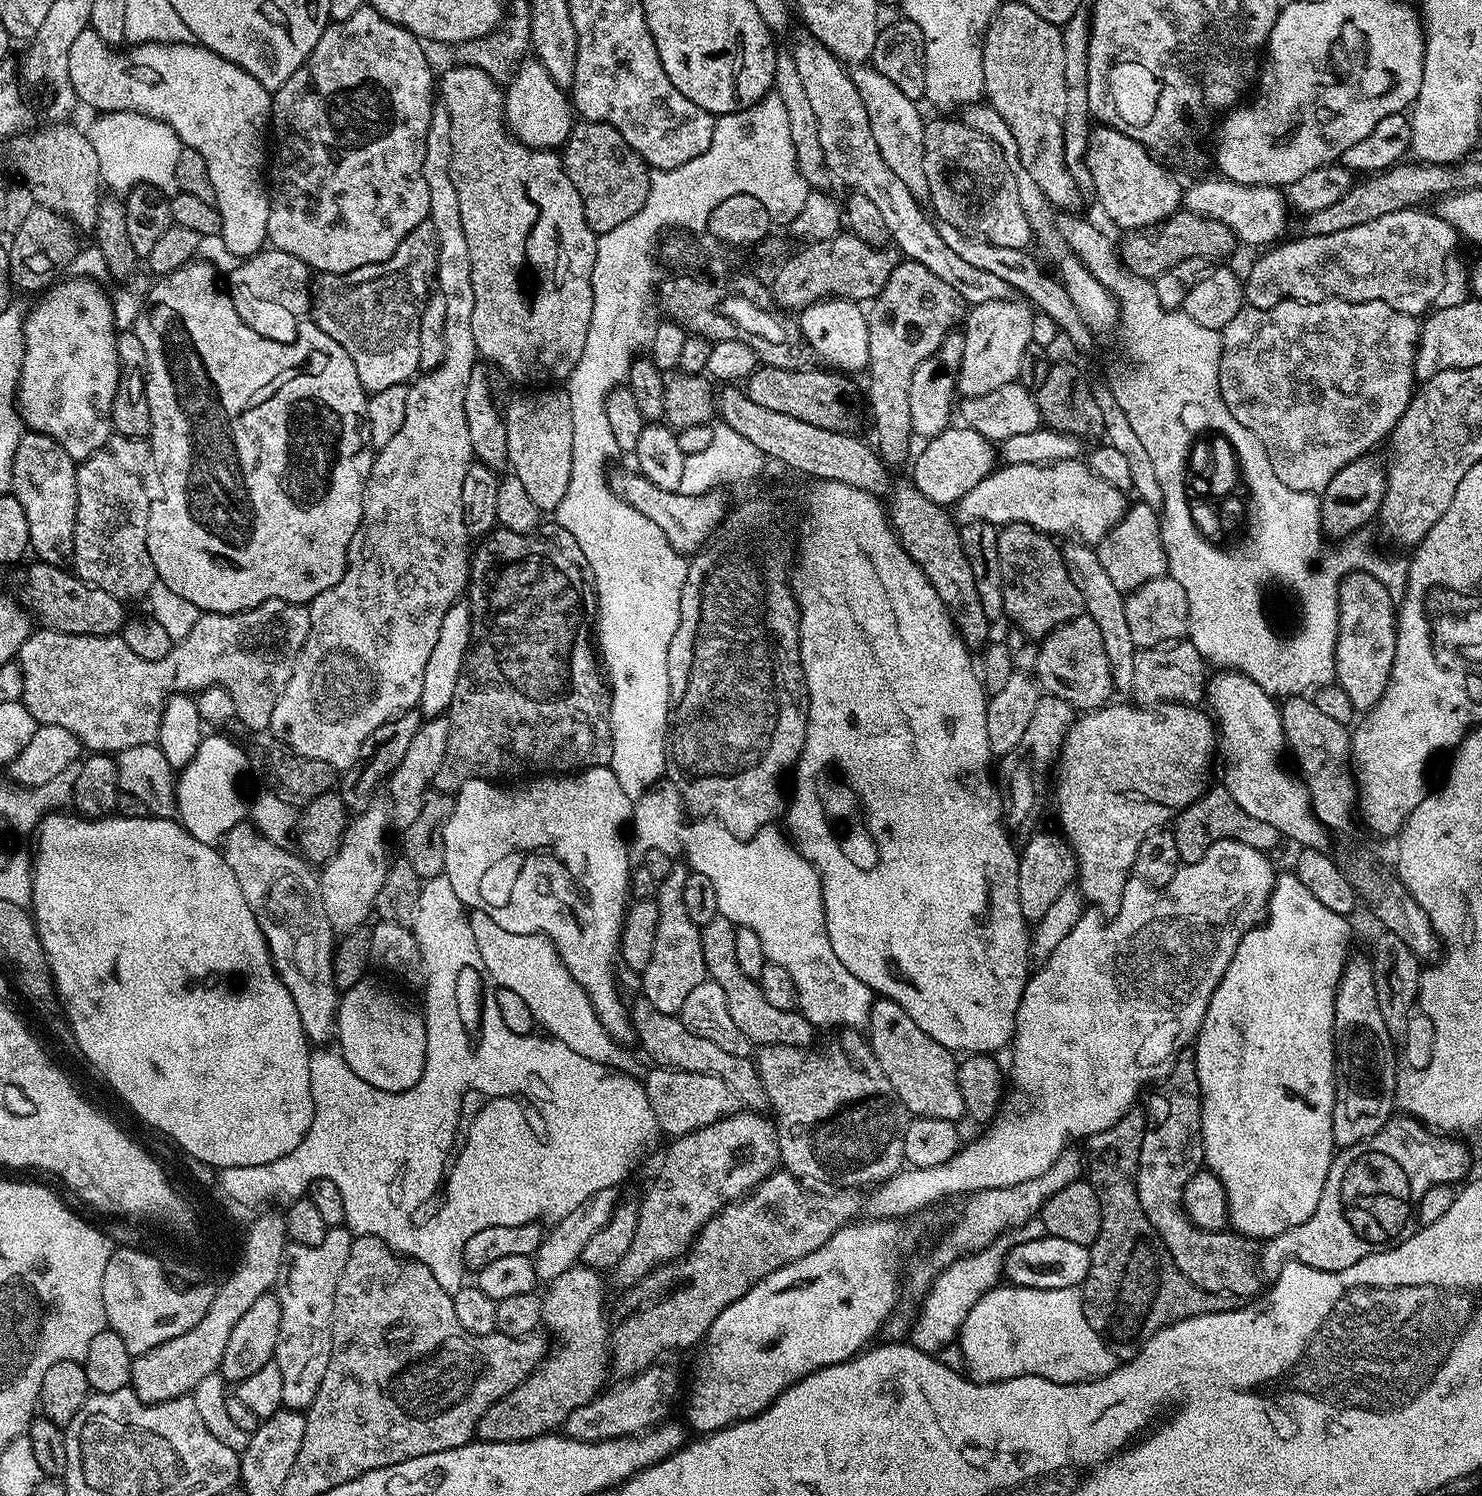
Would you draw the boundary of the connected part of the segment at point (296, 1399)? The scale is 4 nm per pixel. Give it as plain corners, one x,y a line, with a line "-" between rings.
341,1226
329,1228
319,1246
307,1248
301,1244
292,1244
284,1250
284,1267
280,1270
280,1278
274,1289
282,1310
274,1359
278,1370
282,1370
285,1408
311,1408
322,1386
322,1378
326,1378
326,1366
330,1366
332,1353
332,1315
336,1291
342,1270
346,1270
346,1258
350,1258
353,1239
347,1227

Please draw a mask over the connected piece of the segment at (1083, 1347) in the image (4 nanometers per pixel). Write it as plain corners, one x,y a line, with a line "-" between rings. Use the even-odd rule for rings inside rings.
996,1286
984,1293
966,1314
959,1328
958,1345
964,1359
963,1371
976,1384
993,1384
1023,1376
1037,1376
1059,1384
1094,1382
1106,1378
1106,1374
1118,1367
1117,1353
1096,1333
1094,1326
1090,1326
1084,1313
1083,1295
1075,1288
1038,1290

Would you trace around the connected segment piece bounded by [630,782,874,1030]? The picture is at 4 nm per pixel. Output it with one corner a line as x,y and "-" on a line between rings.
661,782
639,797
630,817
630,829
632,828
632,836
636,839
637,853
662,850
673,858
684,855
683,859
692,872
710,878
717,895
719,915
725,916
731,924
749,928
754,930
754,934
758,934
768,962
782,966
793,979
798,1011
817,1029
863,1029
867,1025
868,1015
872,1013
874,993
871,988
858,982
858,978
854,978
854,974
850,974
850,970
846,970
842,962
838,962
838,954
834,954
834,946
830,946
830,934
826,934
824,895
816,867
797,850
783,831
780,833
776,829
776,826
758,830
747,838
735,836
723,822
716,822
711,828
704,820
691,820
684,813
684,807
684,797
680,795
679,788
671,782

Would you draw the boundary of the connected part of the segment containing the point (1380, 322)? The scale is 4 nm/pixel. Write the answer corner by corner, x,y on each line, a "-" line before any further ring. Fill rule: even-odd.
1283,300
1273,308
1253,308
1245,306
1224,329
1220,341
1222,342
1222,354
1220,355
1220,396
1226,402
1230,414
1262,442
1266,454
1270,458
1270,466
1274,466
1274,474
1290,490
1299,492
1323,493
1324,487
1350,462
1354,462
1359,456
1367,456
1373,451
1375,444
1380,444
1391,437
1396,429
1396,424
1402,418
1406,406
1412,400
1416,371
1414,370
1414,358
1416,357
1416,344
1420,340
1421,321
1415,316
1394,310
1386,306
1381,300
1371,300
1361,304
1351,304
1349,300
1323,300
1313,304
1303,304
1297,300

